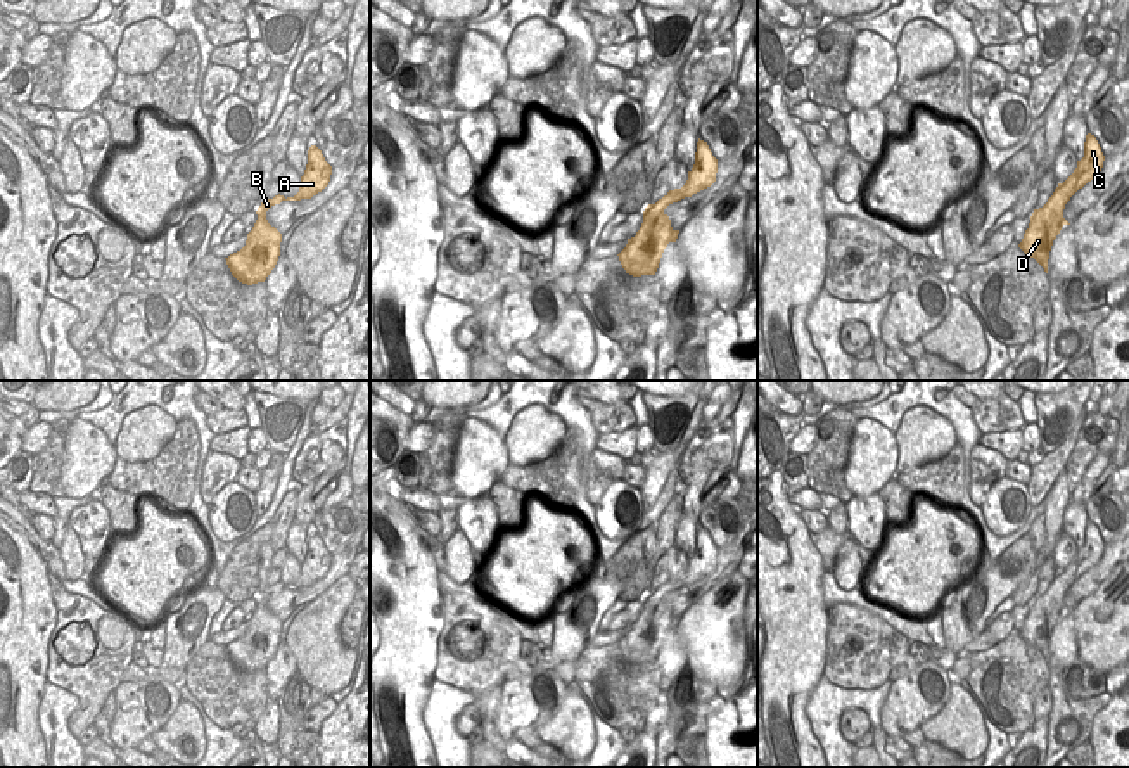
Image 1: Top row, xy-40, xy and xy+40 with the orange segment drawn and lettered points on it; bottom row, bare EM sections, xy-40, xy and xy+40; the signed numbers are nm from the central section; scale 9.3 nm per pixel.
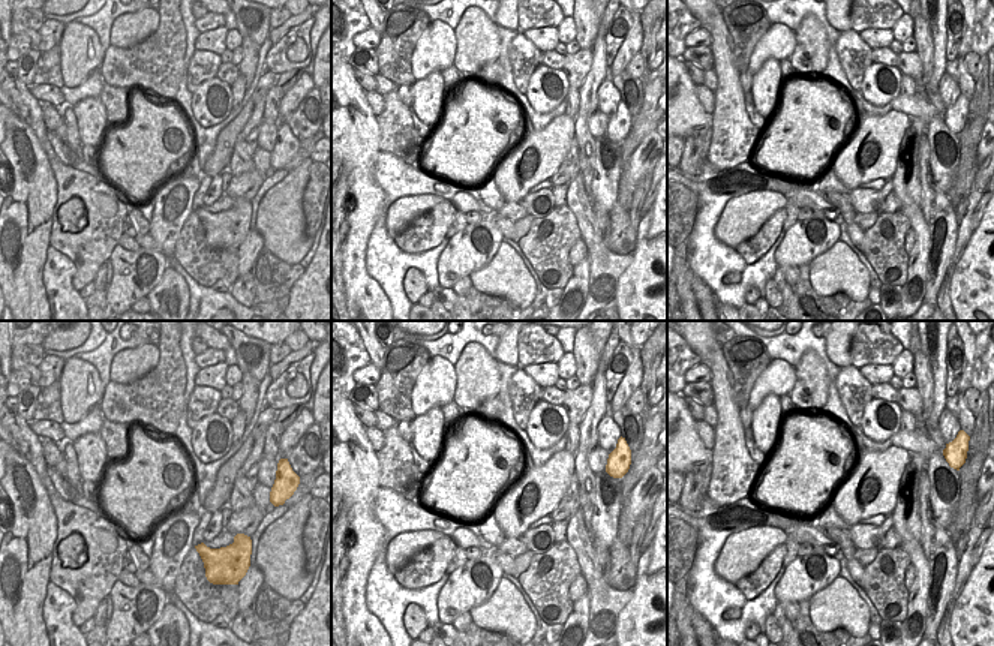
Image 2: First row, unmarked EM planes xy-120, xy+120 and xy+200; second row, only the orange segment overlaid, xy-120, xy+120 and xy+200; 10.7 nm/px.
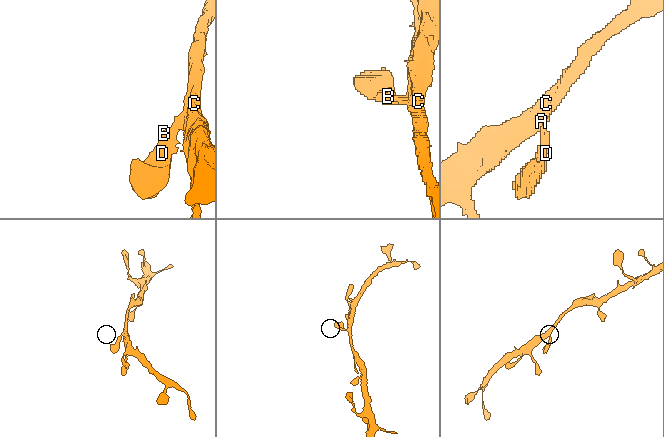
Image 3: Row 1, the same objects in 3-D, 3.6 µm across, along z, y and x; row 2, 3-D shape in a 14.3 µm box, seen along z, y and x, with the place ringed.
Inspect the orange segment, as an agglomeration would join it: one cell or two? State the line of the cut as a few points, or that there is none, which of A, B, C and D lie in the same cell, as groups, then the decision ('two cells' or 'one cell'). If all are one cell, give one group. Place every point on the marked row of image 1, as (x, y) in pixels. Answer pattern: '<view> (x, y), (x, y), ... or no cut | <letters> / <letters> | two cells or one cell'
no cut | A B C D | one cell

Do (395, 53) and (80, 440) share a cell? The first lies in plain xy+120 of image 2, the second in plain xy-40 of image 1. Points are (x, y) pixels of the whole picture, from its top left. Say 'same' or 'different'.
different

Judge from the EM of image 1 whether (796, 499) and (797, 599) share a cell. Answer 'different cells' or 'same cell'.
different cells

